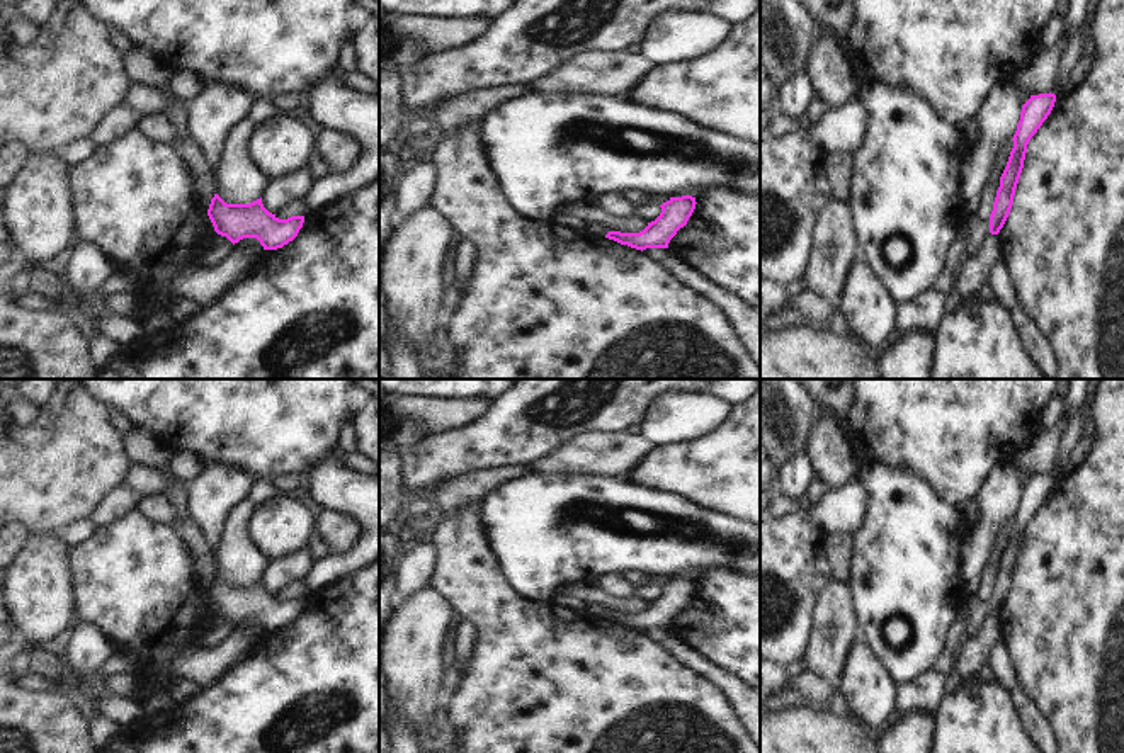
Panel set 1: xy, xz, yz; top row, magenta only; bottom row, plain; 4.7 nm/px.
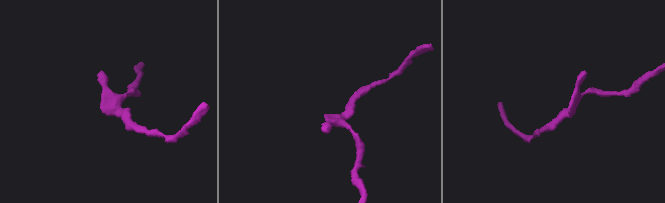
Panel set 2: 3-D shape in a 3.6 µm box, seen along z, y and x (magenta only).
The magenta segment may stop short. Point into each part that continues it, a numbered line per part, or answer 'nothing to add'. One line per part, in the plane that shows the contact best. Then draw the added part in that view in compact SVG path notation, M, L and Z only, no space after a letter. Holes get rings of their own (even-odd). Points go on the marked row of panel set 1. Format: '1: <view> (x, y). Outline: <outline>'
nothing to add.

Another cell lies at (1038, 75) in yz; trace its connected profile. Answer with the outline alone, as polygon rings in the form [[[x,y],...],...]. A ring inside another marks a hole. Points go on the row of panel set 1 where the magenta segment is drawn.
[[[1066,37],[1047,39],[1017,71],[1015,78],[1030,95],[1054,93]]]

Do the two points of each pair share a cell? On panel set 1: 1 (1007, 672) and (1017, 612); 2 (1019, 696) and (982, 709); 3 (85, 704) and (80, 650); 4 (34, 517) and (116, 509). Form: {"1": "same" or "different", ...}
{"1": "different", "2": "different", "3": "different", "4": "different"}

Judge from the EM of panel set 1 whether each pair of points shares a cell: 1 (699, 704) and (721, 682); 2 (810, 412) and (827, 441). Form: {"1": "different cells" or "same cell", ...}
{"1": "different cells", "2": "different cells"}

